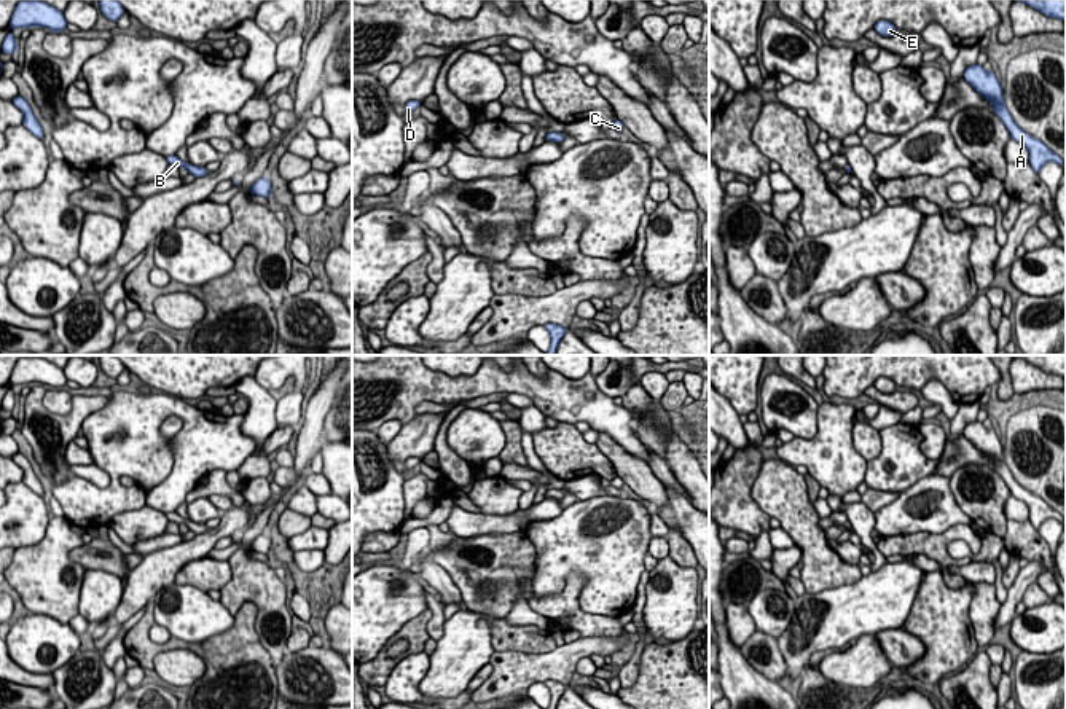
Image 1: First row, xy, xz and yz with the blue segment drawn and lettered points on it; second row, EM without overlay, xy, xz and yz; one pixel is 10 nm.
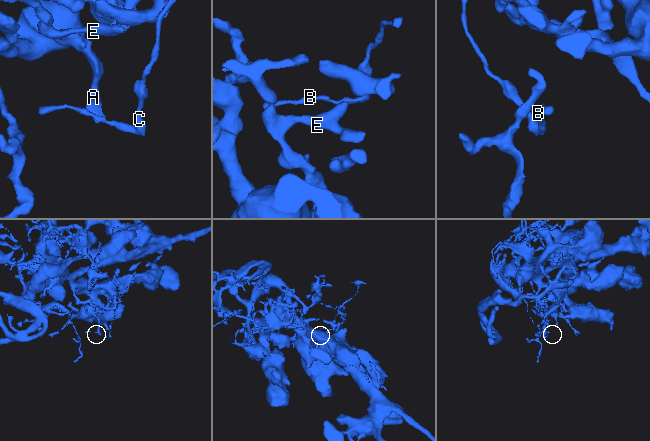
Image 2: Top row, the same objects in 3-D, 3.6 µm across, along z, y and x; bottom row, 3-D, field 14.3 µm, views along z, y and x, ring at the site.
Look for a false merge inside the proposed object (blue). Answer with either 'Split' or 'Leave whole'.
Leave whole

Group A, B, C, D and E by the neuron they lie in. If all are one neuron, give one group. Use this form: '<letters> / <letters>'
A B C D E

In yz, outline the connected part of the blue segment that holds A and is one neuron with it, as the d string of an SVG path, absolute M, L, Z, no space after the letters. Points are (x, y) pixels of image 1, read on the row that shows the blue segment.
M975 64L966 69L964 78L982 97L991 102L994 113L1005 124L1010 137L1028 148L1029 164L1036 174L1039 174L1042 166L1050 161L1063 167L1064 163L1056 153L1053 153L1044 142L1017 126L1004 104L1002 86L994 72L986 72L983 65Z

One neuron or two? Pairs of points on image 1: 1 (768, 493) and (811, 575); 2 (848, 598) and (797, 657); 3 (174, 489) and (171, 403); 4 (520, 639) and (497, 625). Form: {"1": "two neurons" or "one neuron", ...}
{"1": "one neuron", "2": "one neuron", "3": "one neuron", "4": "one neuron"}

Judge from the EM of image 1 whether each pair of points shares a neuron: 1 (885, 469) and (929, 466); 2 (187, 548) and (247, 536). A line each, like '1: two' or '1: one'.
1: one
2: two

